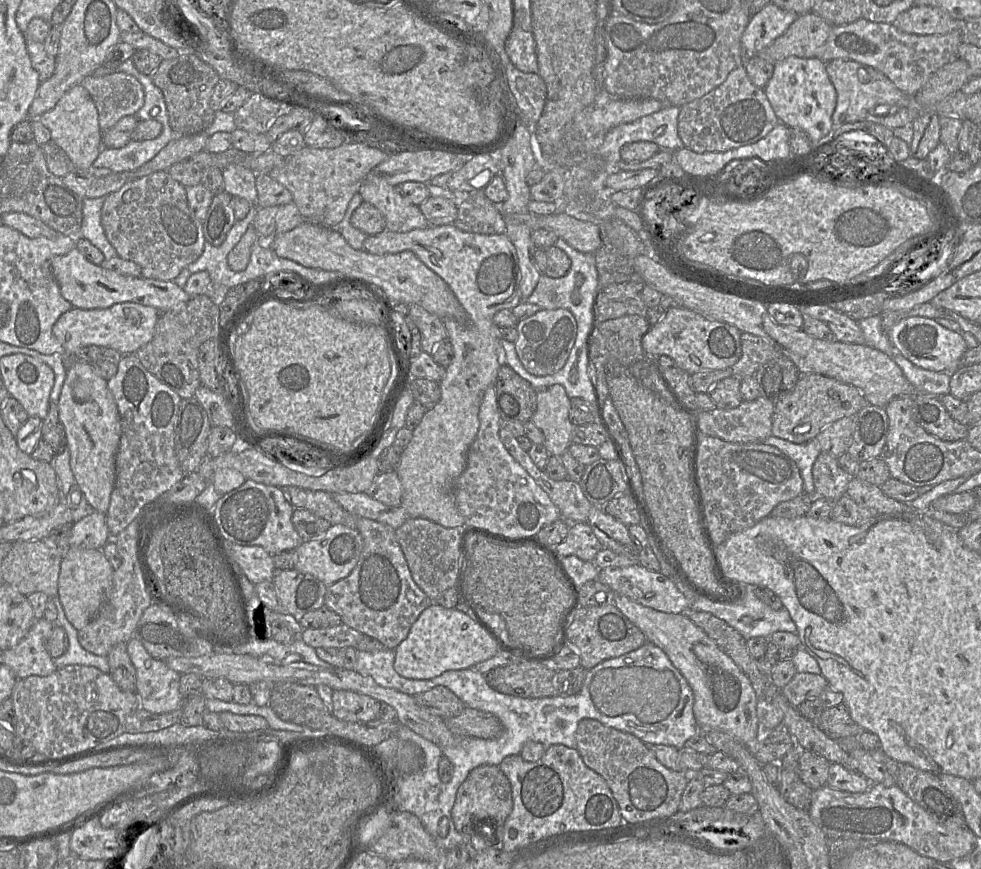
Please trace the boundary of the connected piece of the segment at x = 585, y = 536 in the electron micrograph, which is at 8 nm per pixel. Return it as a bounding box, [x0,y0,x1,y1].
[554,522,603,561]

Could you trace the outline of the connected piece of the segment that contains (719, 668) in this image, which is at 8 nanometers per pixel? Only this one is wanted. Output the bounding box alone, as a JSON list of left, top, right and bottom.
[614,594,763,746]

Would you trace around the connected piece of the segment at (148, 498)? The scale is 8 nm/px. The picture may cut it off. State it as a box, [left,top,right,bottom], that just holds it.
[106,354,185,538]

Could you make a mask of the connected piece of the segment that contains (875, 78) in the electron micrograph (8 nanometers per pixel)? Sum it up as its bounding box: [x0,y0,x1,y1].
[826,59,910,131]

